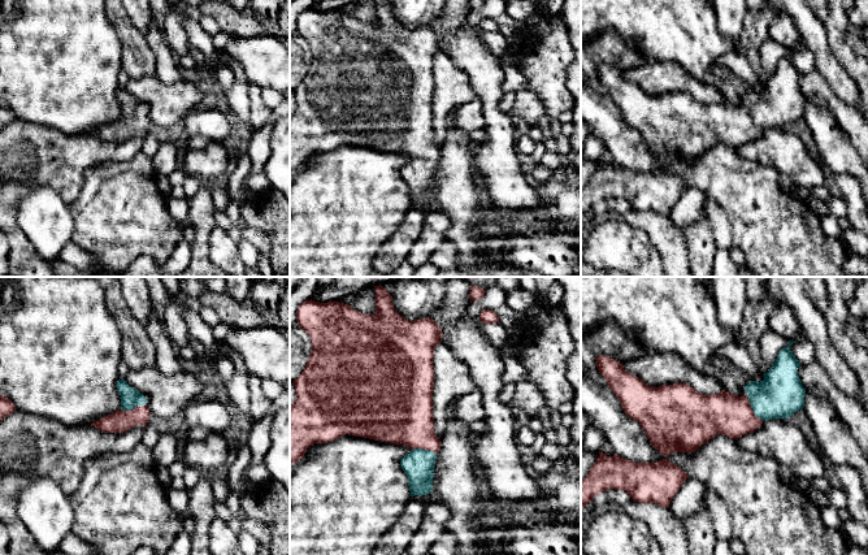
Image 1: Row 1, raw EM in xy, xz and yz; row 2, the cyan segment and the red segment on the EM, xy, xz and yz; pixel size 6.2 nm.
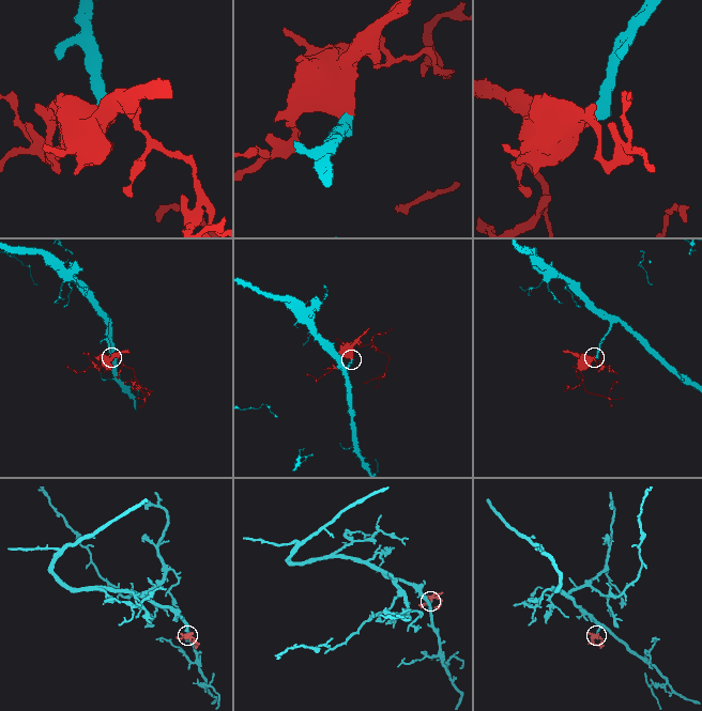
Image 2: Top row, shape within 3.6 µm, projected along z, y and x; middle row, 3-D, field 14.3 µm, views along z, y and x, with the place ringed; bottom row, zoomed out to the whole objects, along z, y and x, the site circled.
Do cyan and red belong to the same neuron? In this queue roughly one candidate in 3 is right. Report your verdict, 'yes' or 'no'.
yes

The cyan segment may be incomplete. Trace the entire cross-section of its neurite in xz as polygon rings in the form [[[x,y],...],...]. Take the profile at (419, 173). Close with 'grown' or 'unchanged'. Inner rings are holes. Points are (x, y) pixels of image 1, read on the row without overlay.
[[[376,0],[374,23],[361,22],[339,10],[320,12],[311,8],[299,14],[296,29],[311,47],[312,61],[304,79],[294,88],[296,107],[290,116],[290,173],[298,172],[309,155],[327,152],[346,143],[403,153],[411,159],[400,169],[411,205],[429,203],[433,199],[437,161],[440,159],[433,127],[433,68],[435,55],[442,51],[440,35],[430,26],[405,29],[395,19],[389,0]]]; grown

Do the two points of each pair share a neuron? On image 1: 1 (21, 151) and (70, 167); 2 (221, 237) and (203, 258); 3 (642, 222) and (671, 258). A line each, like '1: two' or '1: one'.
1: one
2: two
3: one

